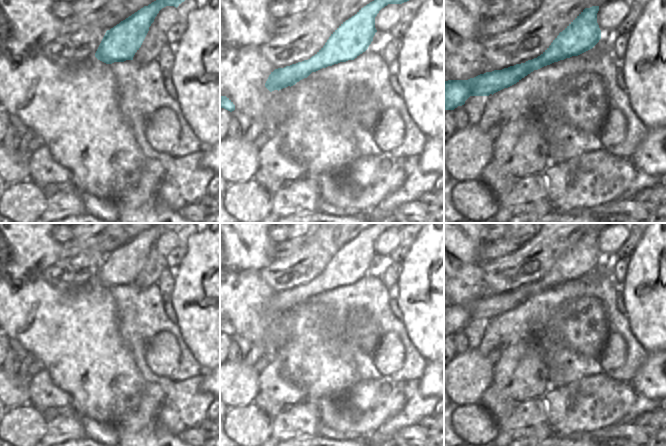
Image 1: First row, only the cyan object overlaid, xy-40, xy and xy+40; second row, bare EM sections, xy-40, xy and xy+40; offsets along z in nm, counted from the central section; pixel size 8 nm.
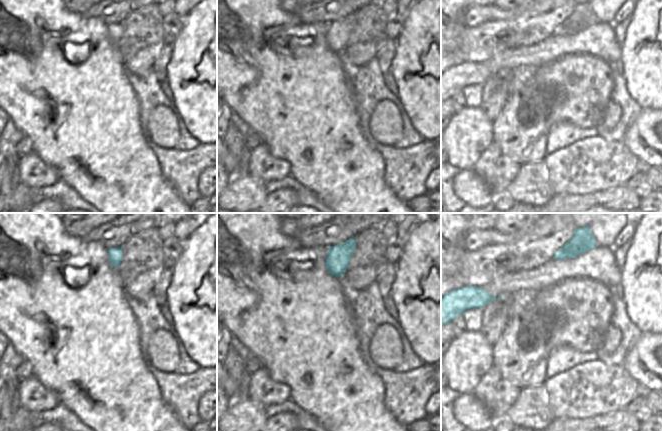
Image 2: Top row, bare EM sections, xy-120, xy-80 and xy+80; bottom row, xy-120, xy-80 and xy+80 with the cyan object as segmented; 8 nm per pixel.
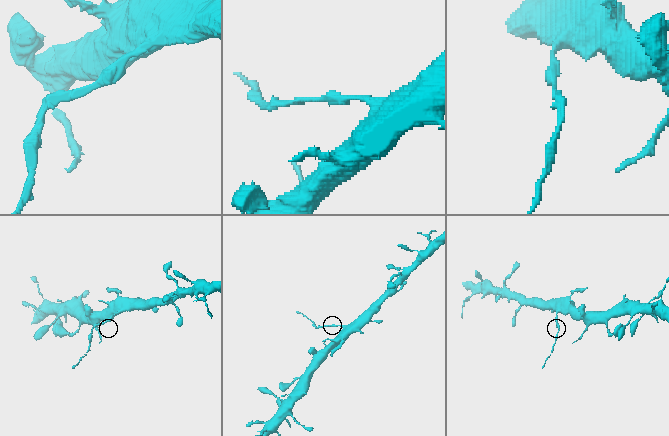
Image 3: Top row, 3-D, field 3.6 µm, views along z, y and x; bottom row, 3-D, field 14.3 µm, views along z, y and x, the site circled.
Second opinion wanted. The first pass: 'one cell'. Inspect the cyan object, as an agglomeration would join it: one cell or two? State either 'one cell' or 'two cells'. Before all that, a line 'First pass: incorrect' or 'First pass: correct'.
First pass: incorrect
two cells

